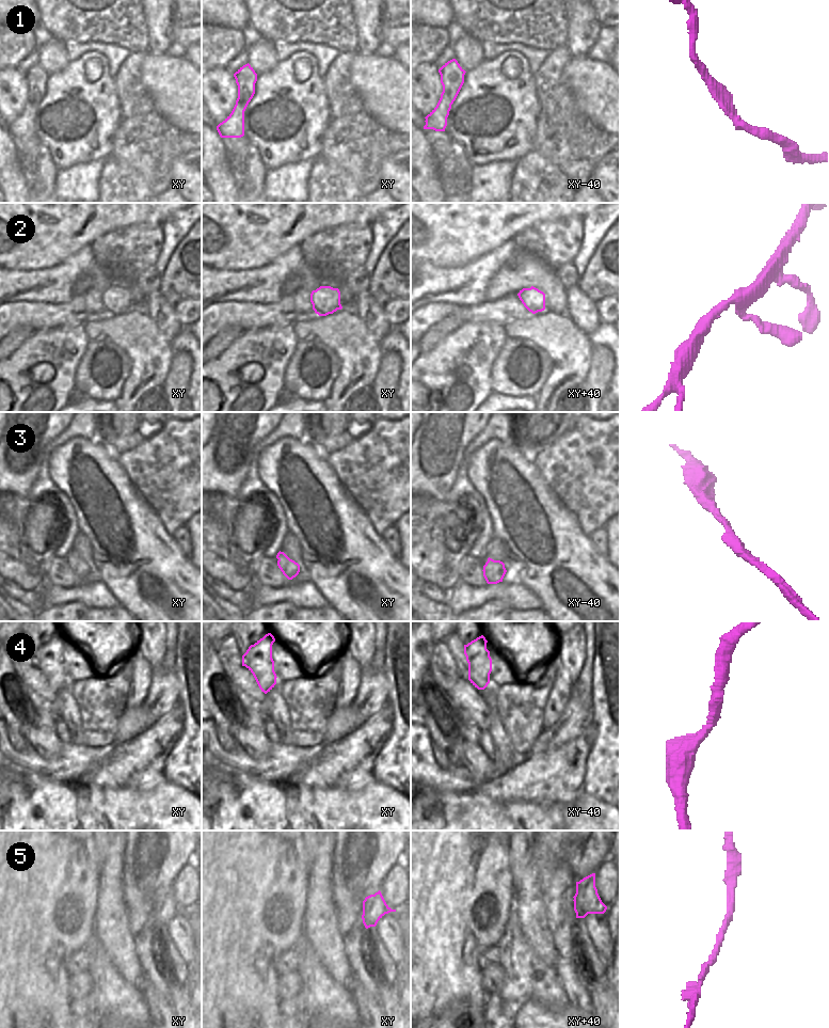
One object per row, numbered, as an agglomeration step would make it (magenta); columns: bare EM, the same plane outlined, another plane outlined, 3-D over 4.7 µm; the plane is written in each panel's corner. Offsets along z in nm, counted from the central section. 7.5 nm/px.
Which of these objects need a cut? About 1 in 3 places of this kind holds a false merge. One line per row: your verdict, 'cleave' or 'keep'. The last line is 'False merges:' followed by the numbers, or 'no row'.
1: keep
2: keep
3: keep
4: keep
5: keep
False merges: no row

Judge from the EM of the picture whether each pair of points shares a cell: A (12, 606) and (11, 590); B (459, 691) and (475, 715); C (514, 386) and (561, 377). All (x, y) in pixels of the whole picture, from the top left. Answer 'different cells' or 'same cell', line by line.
A: different cells
B: same cell
C: different cells

